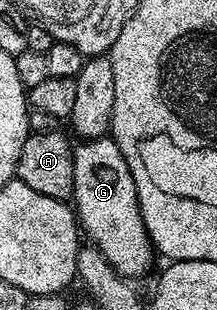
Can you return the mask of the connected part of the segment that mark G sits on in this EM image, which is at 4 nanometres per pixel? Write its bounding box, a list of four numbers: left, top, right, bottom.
[73,136,156,279]

